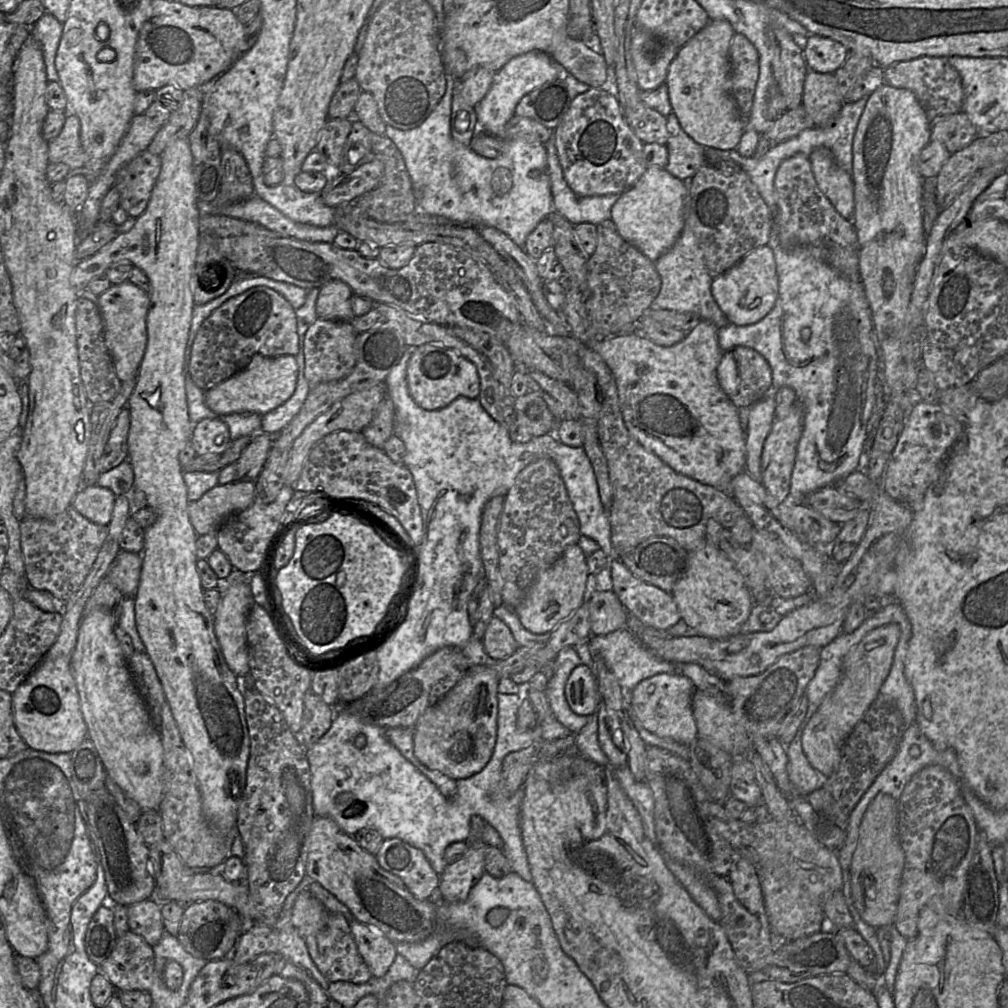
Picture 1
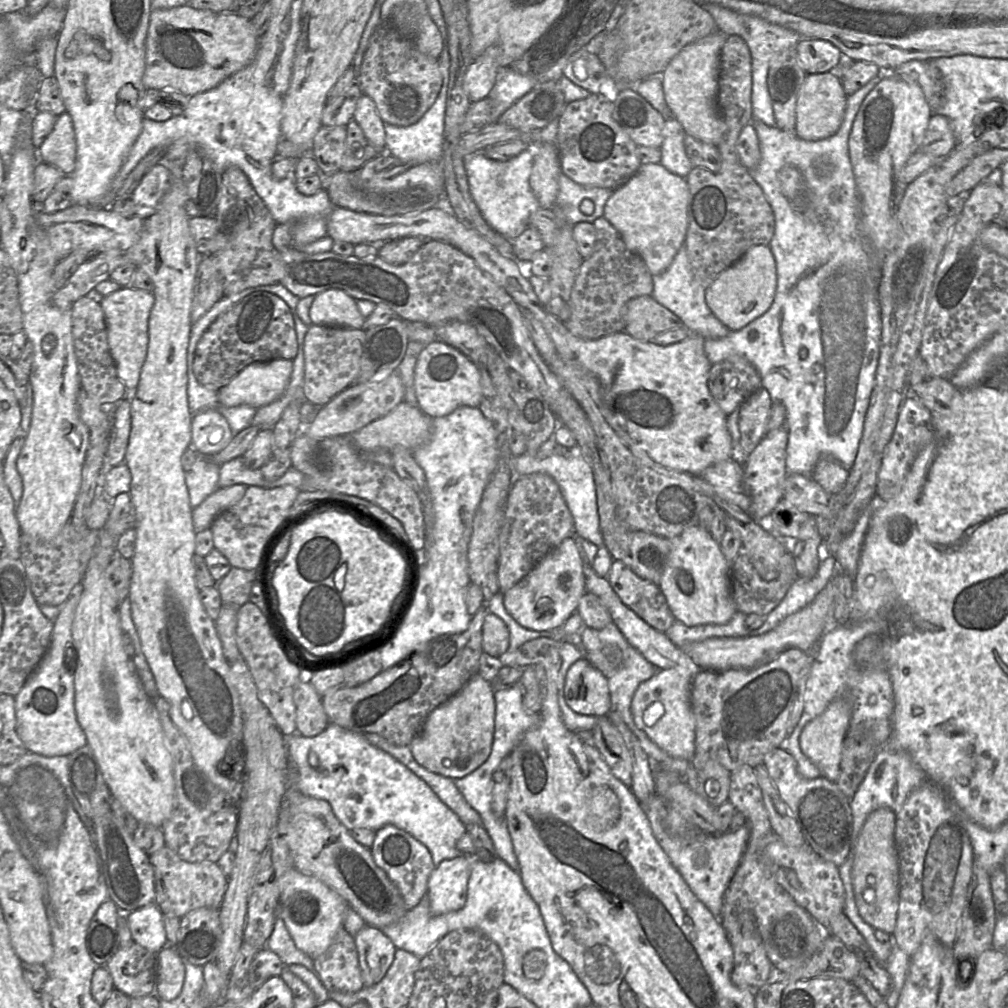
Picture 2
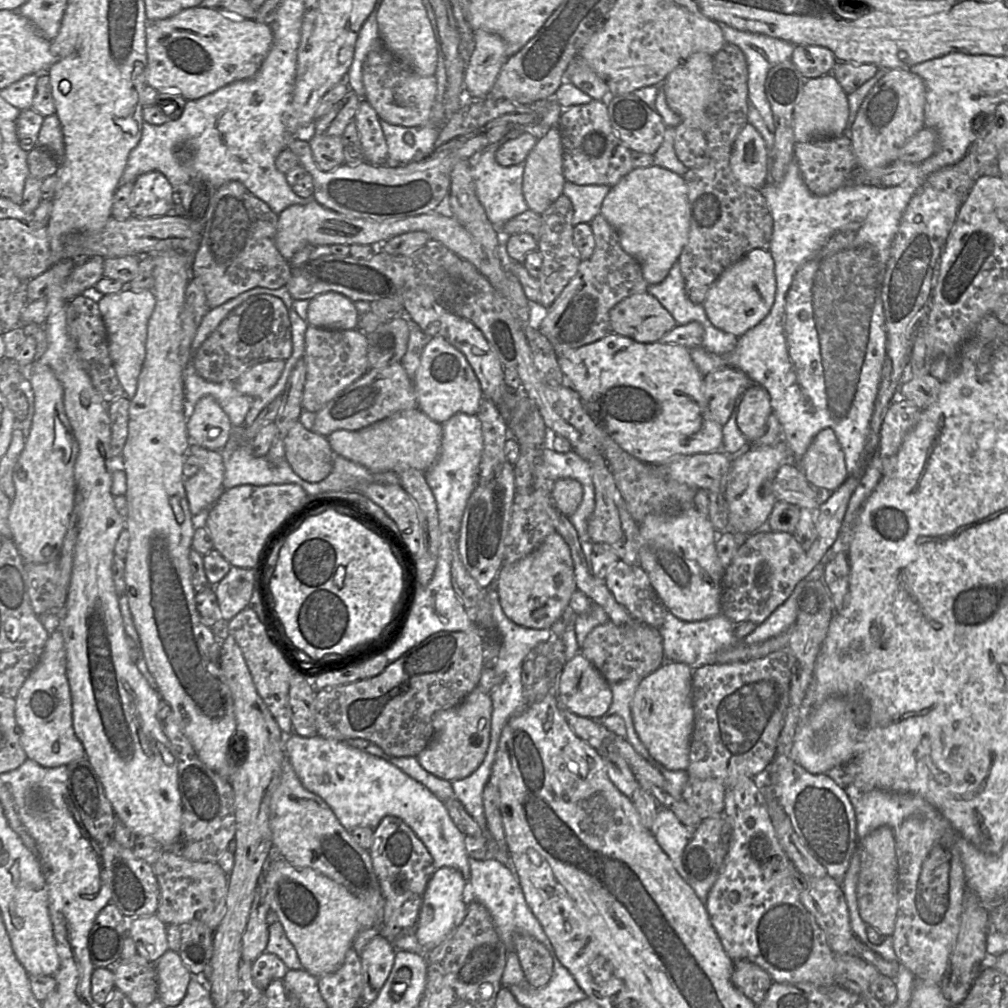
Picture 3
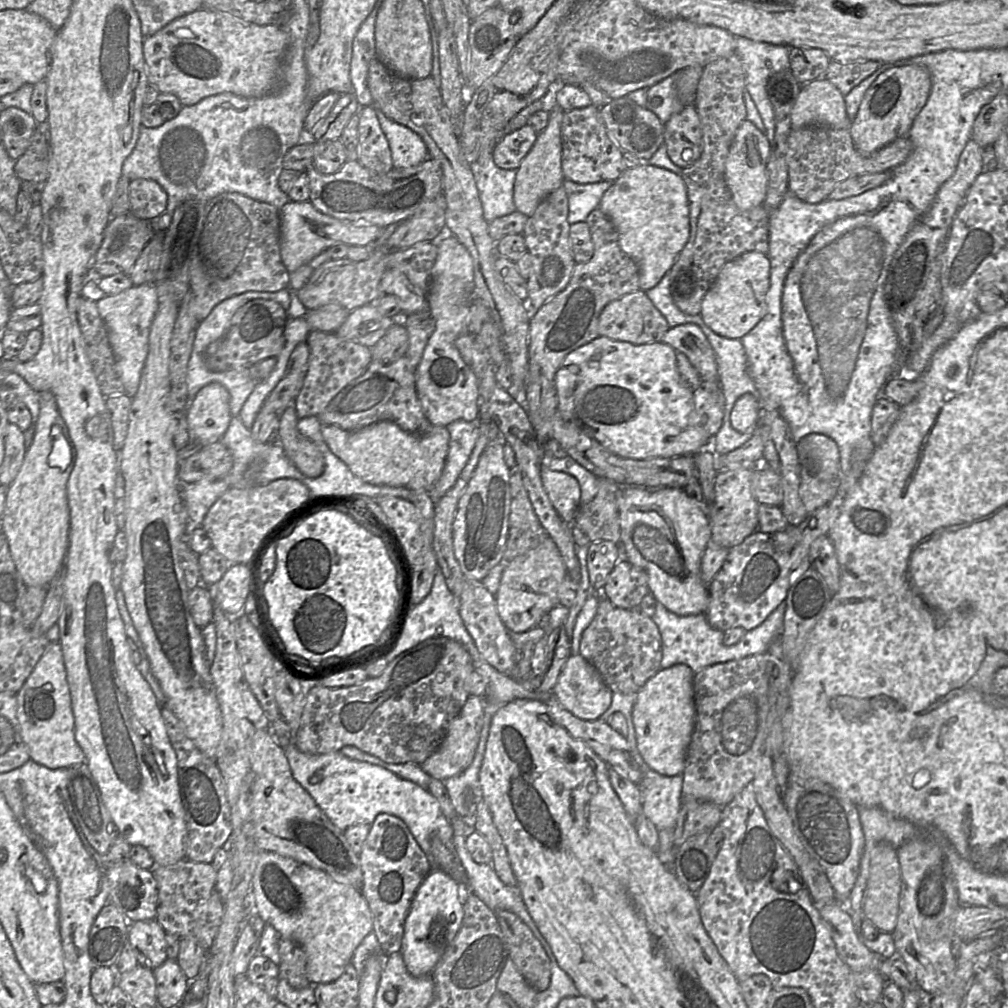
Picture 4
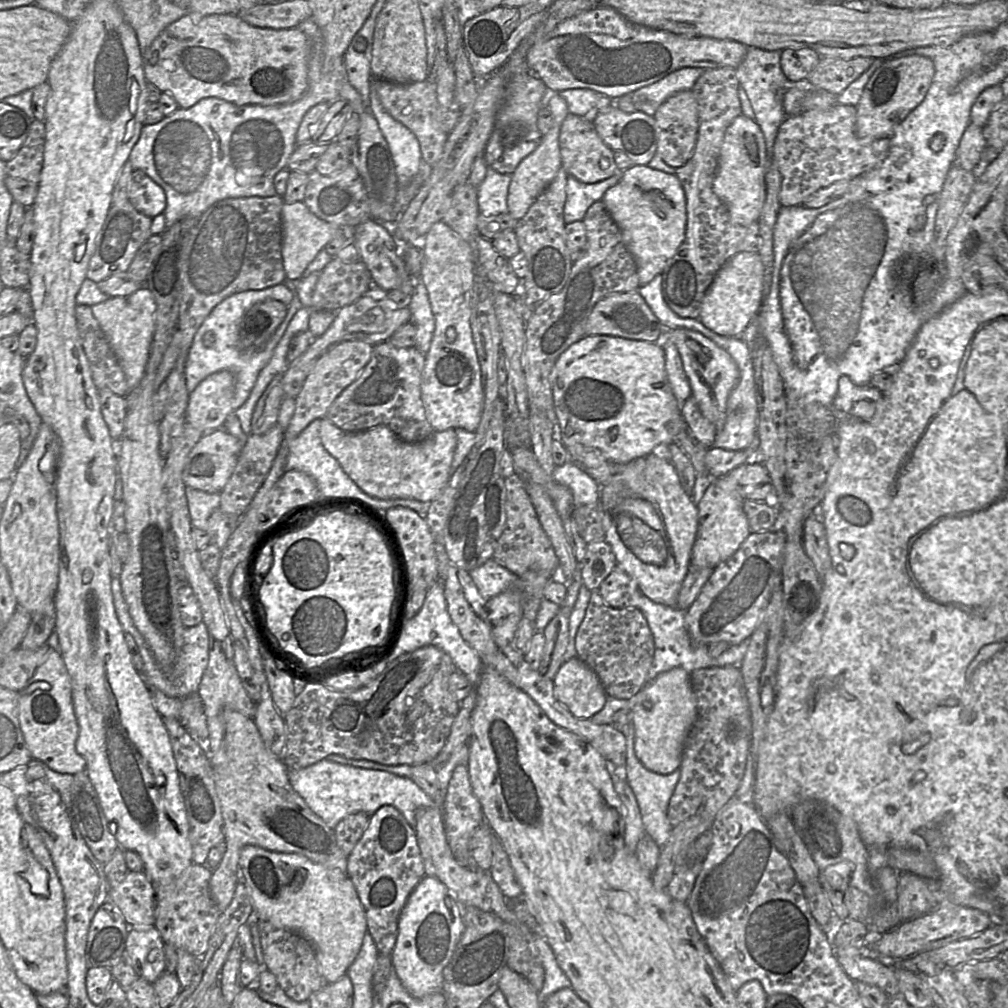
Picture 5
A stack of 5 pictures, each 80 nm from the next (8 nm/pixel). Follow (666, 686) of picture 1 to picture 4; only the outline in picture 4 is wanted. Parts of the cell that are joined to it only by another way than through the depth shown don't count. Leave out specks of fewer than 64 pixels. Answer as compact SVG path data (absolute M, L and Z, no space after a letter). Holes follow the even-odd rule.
M675 664L649 678L637 692L632 709L637 748L645 764L662 775L683 773L687 750L696 719L693 671L685 664Z

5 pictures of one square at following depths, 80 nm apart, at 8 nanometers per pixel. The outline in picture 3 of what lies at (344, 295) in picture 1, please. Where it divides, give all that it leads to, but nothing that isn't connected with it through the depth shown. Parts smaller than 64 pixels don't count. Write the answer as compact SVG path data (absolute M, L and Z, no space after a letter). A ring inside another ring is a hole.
M325 292L310 300L307 322L317 328L354 330L360 314L354 303L337 292Z

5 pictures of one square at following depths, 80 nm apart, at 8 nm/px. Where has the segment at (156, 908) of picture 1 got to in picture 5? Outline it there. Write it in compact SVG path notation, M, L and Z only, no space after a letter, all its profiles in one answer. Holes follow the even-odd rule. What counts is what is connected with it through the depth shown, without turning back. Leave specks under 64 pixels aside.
M129 927L125 946L125 959L138 977L153 984L165 972L164 941L155 927Z

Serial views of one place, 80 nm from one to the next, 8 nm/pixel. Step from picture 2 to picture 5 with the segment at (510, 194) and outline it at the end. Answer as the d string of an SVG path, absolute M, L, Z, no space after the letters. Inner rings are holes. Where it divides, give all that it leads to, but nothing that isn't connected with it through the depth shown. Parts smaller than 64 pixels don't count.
M487 167L486 176L477 188L480 214L494 216L508 212L507 198L511 179L510 174L502 174Z

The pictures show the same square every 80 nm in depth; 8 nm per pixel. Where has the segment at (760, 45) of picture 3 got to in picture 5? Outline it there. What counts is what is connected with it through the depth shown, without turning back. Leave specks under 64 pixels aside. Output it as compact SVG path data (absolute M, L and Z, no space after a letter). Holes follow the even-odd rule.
M748 47L745 58L736 70L740 86L745 90L751 102L755 113L755 122L764 134L768 163L773 161L775 139L781 124L787 117L782 105L783 96L793 83L784 75L780 58L781 51L768 51L756 47Z

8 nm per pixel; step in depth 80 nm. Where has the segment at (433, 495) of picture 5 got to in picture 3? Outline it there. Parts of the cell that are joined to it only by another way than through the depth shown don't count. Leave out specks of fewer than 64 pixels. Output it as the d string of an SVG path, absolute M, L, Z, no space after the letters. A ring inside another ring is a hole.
M420 408L395 413L361 430L336 430L327 436L334 454L358 463L372 472L405 471L414 468L428 471L436 462L443 436L442 424L429 418Z

